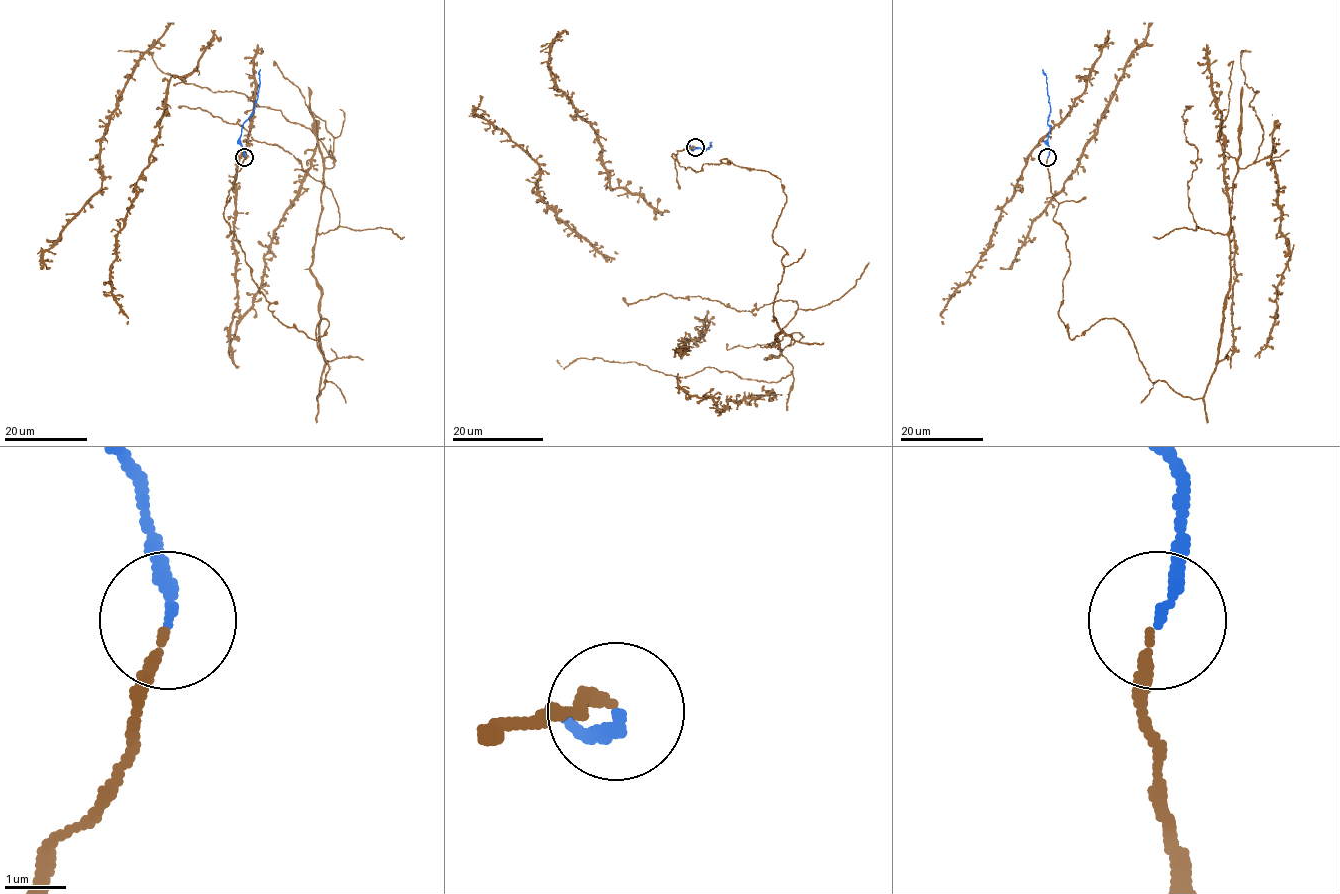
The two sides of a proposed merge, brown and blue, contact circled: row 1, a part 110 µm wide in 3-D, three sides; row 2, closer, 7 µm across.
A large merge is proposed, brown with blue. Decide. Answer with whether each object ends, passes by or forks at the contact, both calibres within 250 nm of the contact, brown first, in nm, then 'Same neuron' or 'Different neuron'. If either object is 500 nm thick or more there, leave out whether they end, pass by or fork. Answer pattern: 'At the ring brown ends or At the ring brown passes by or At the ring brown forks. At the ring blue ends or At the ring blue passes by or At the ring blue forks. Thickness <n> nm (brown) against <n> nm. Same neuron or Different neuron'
At the ring brown ends. At the ring blue ends. Thickness 160 nm (brown) against 190 nm. Same neuron

